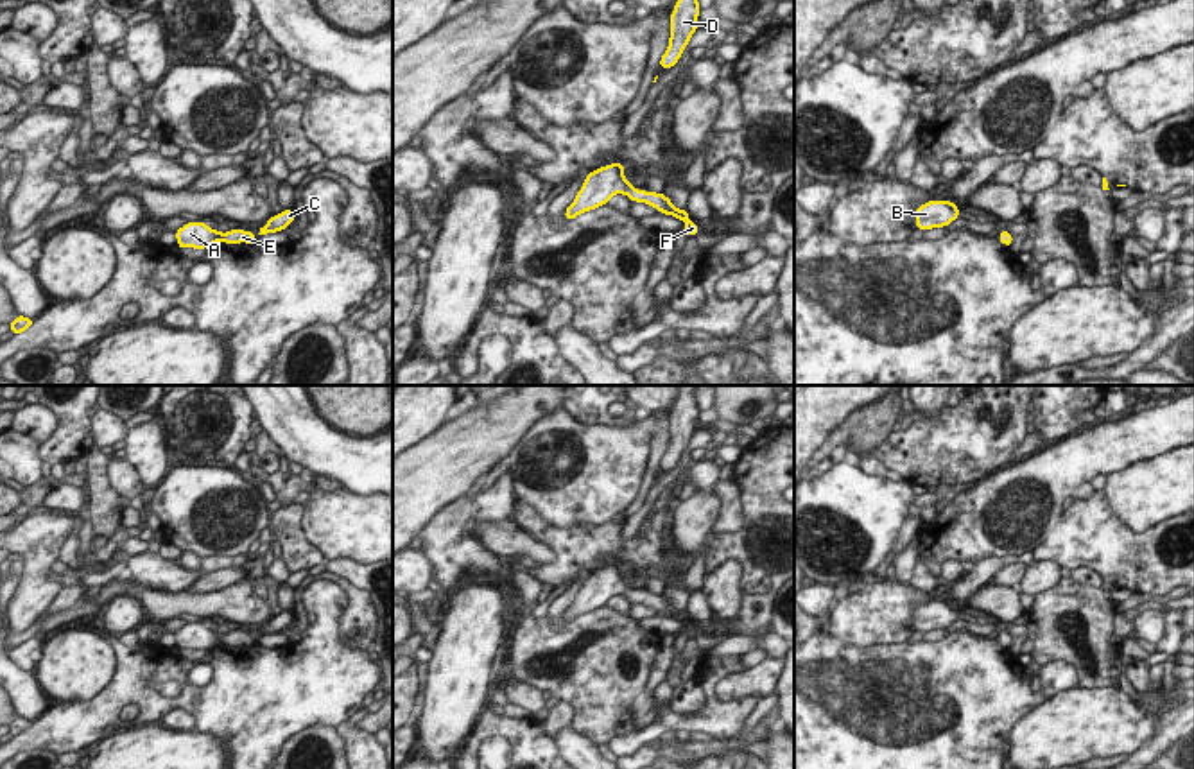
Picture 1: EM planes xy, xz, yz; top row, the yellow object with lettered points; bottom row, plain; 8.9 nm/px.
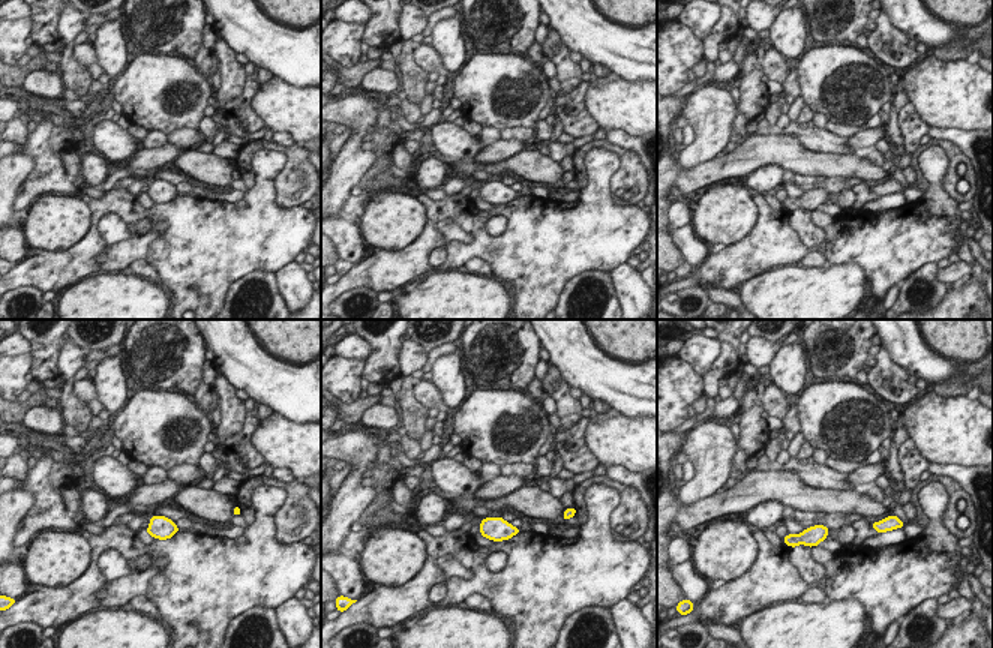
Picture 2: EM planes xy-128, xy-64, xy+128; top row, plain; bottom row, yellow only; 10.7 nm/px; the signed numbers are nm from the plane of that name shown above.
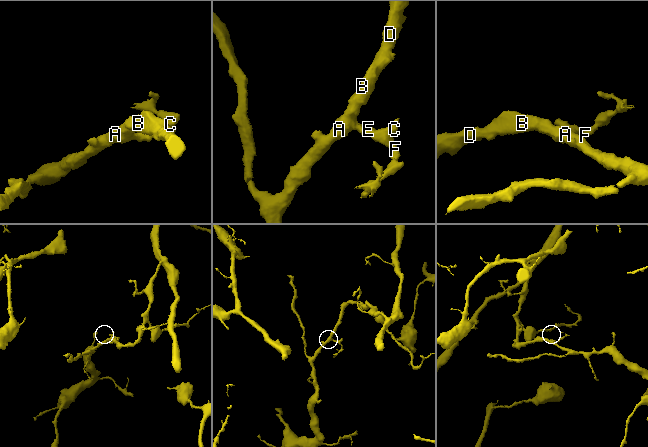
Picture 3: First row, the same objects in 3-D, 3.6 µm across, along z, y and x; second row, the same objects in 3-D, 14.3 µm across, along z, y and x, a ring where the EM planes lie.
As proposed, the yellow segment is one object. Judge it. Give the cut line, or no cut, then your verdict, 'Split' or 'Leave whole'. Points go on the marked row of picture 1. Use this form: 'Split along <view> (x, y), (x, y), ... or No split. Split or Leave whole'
No split. Leave whole

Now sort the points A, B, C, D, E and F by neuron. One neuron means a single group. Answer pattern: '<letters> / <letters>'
A B C D E F

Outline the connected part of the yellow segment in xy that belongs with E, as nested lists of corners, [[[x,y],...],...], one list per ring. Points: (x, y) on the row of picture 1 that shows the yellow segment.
[[[186,222],[183,228],[176,231],[176,238],[177,247],[181,249],[204,249],[215,246],[219,240],[222,240],[224,244],[256,244],[256,237],[253,235],[253,231],[231,229],[228,233],[221,233],[219,229],[210,229],[208,222]]]

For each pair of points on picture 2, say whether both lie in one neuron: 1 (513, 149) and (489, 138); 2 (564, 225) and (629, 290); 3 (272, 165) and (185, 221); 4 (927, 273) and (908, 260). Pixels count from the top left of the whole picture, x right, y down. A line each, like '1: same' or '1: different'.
1: different
2: different
3: same
4: different

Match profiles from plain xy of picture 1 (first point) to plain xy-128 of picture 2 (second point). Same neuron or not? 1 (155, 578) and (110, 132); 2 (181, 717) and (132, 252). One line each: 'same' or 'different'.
1: same
2: different

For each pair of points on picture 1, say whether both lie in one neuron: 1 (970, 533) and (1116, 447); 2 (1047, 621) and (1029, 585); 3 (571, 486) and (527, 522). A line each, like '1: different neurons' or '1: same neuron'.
1: same neuron
2: different neurons
3: different neurons

